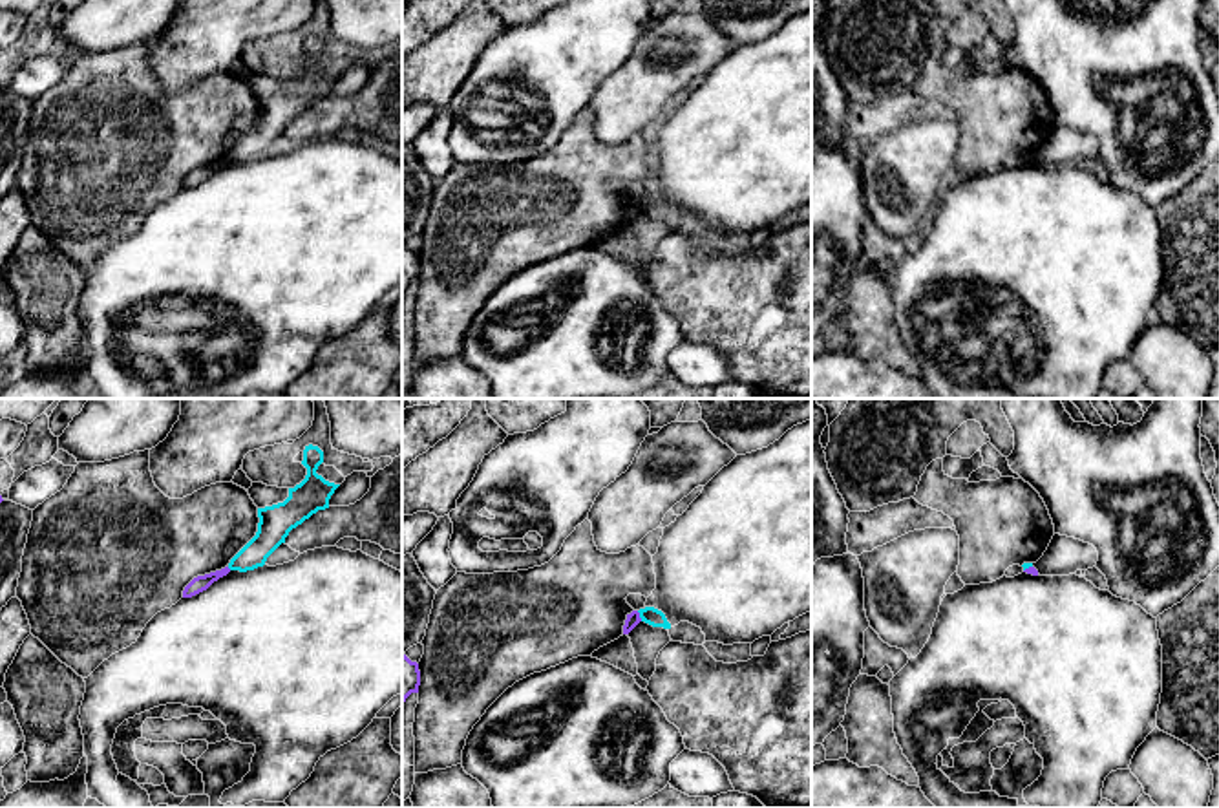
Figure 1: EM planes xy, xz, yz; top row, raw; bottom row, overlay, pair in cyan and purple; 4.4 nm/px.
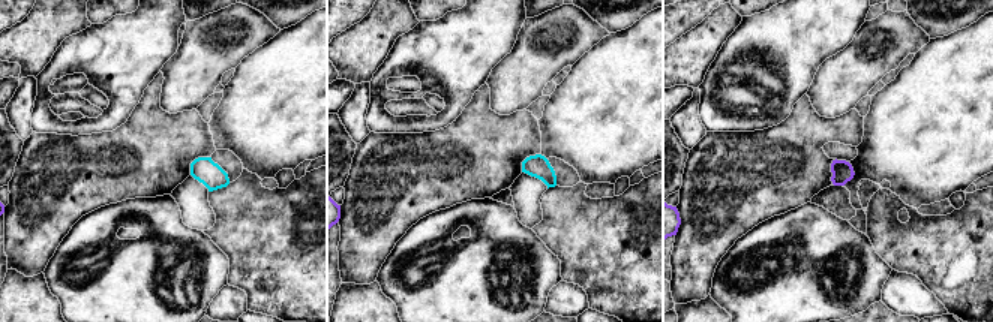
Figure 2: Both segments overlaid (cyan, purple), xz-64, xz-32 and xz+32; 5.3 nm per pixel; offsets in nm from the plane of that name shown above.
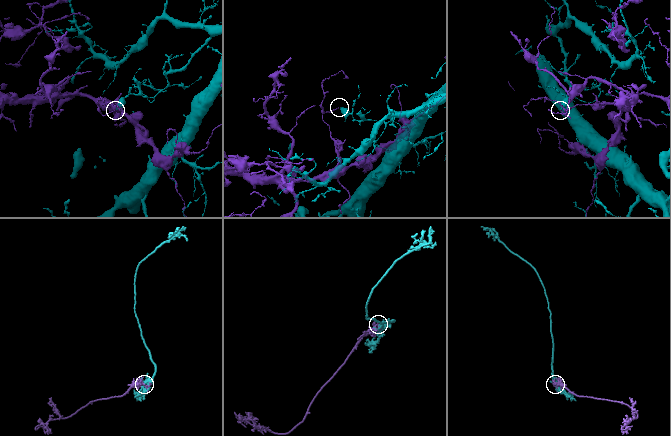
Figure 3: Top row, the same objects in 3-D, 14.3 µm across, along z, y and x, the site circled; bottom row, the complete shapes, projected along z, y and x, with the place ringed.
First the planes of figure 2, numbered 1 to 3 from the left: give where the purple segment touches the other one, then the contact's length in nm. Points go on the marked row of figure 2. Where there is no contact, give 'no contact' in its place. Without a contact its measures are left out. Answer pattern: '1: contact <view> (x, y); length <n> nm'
1: no contact
2: no contact
3: no contact

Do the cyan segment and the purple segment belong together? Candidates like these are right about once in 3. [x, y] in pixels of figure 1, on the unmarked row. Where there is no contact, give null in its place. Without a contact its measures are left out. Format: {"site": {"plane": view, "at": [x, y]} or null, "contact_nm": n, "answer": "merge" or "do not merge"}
{"site": {"plane": "xz", "at": [640, 207]}, "contact_nm": 50, "answer": "do not merge"}

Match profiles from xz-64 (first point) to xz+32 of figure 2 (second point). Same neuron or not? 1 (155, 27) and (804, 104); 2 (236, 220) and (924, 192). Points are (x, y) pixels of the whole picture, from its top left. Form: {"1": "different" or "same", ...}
{"1": "different", "2": "different"}

